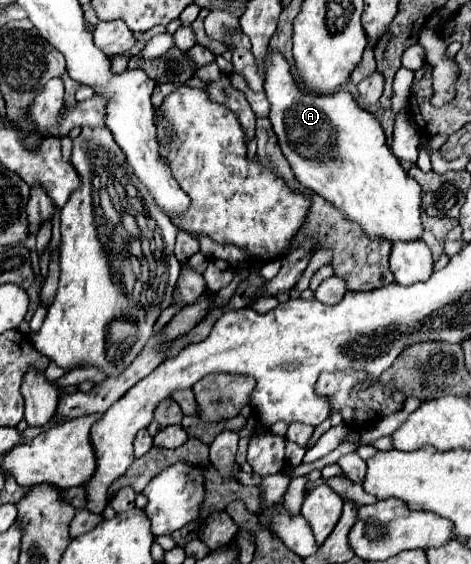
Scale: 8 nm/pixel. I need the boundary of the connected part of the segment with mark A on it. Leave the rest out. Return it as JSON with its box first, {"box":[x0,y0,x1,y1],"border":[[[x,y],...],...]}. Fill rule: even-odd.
{"box":[263,50,423,240],"border":[[[267,50],[265,54],[265,76],[263,90],[269,100],[269,120],[279,140],[281,152],[287,158],[295,178],[305,188],[323,196],[337,210],[355,220],[365,234],[385,238],[385,240],[419,240],[423,234],[421,224],[421,188],[419,184],[407,176],[401,168],[399,160],[393,156],[391,148],[385,142],[385,134],[377,118],[363,110],[349,92],[341,90],[331,96],[317,96],[297,86],[291,76],[289,62],[281,52]]]}

